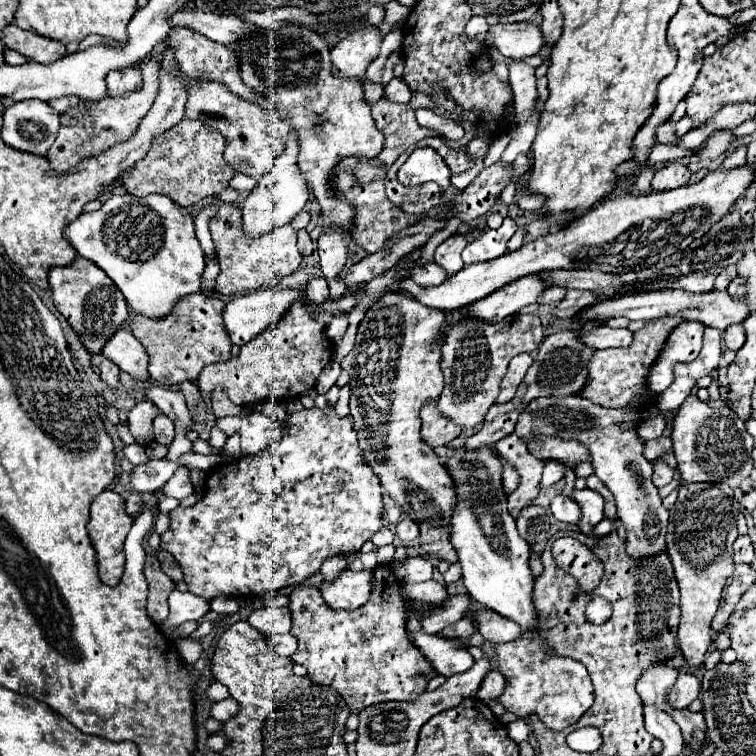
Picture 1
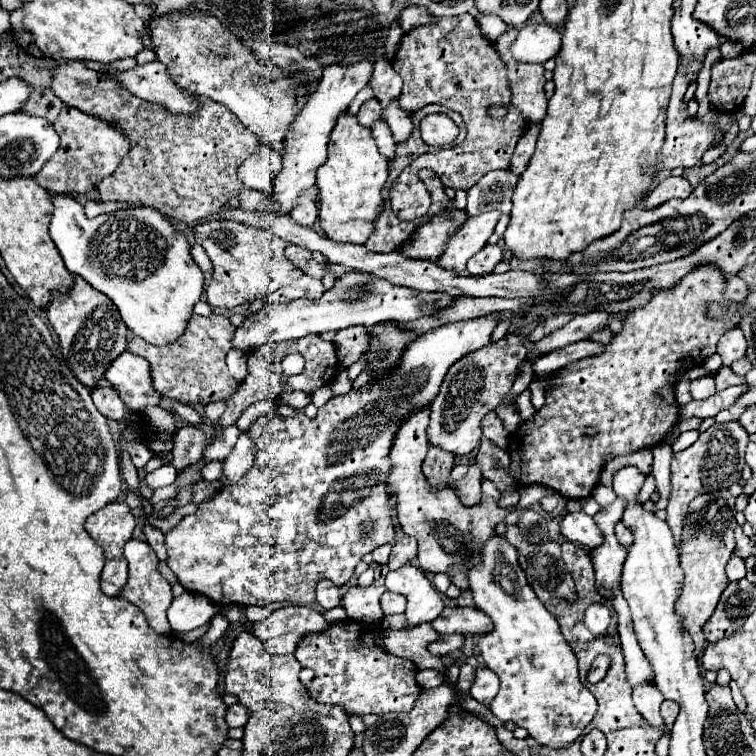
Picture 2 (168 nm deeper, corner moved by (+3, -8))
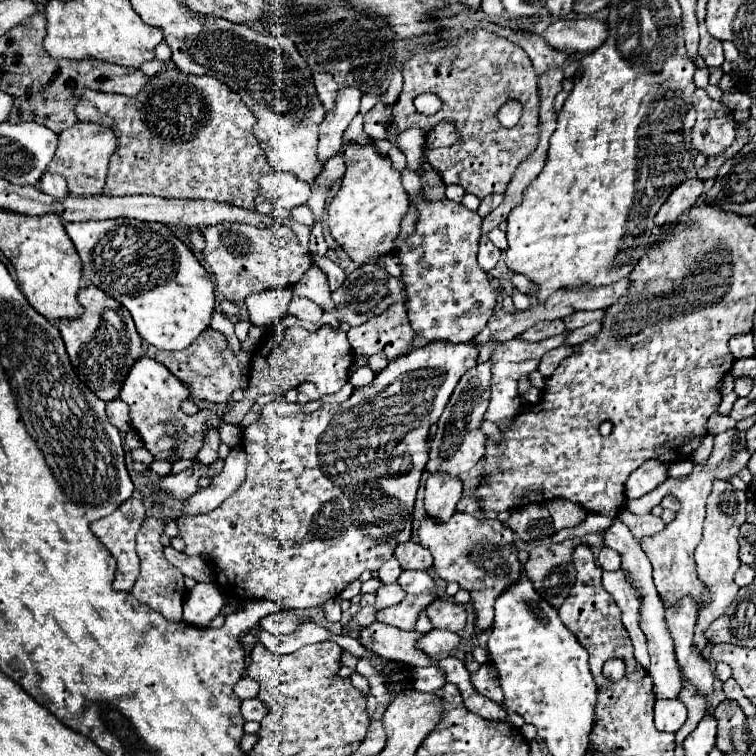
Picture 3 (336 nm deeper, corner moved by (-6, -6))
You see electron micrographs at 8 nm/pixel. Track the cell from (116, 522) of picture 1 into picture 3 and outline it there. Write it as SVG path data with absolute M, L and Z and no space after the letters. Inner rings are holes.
M129 498L113 514L109 514L109 516L91 524L91 532L101 540L101 544L117 560L117 572L115 572L115 580L113 580L115 590L129 592L133 588L137 576L139 576L139 558L137 558L137 552L135 552L135 536L137 536L141 524L143 524L143 520L145 520L145 504L137 498Z

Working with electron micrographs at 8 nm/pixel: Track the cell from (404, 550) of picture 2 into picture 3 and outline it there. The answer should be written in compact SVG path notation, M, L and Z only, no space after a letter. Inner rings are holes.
M403 542L395 548L395 554L393 554L401 568L403 570L429 570L433 566L433 556L431 552L421 546L421 544L415 544L415 542Z

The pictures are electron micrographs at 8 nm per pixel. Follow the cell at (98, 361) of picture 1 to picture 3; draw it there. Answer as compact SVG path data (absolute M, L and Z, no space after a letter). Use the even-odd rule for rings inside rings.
M115 398L111 402L107 402L107 416L109 416L109 422L113 422L113 426L125 434L131 430L131 424L129 424L129 408L123 404L123 400Z

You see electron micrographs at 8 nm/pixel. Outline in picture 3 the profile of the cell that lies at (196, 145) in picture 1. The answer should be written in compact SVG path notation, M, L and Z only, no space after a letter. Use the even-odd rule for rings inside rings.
M177 68L155 74L139 96L119 96L87 90L77 104L77 118L81 122L103 124L117 136L117 150L109 160L109 174L103 194L109 196L133 196L151 194L159 198L177 200L215 200L229 202L239 208L255 208L255 196L259 194L259 178L265 172L273 172L259 142L253 136L255 116L241 102L237 92L227 84L221 84L213 76L185 76Z

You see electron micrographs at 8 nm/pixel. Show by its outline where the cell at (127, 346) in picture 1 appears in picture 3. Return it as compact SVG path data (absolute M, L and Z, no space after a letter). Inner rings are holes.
M149 356L139 358L129 376L123 382L119 398L129 406L129 418L133 430L141 436L143 446L153 454L155 460L181 460L189 458L195 460L199 448L203 446L205 432L209 428L221 426L221 416L217 416L211 410L199 410L193 416L187 416L179 410L179 404L189 398L189 386L175 378L163 364L155 362Z

